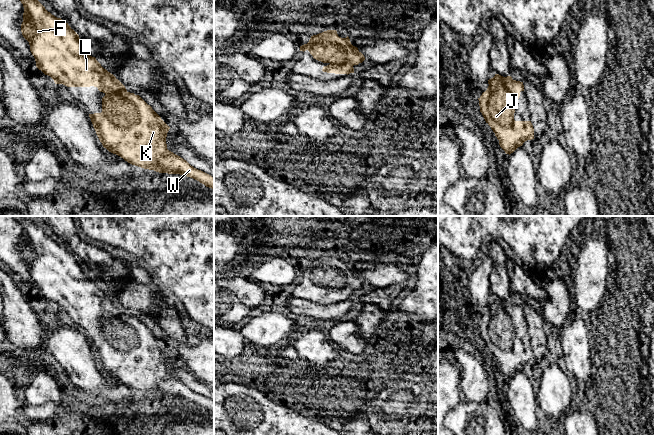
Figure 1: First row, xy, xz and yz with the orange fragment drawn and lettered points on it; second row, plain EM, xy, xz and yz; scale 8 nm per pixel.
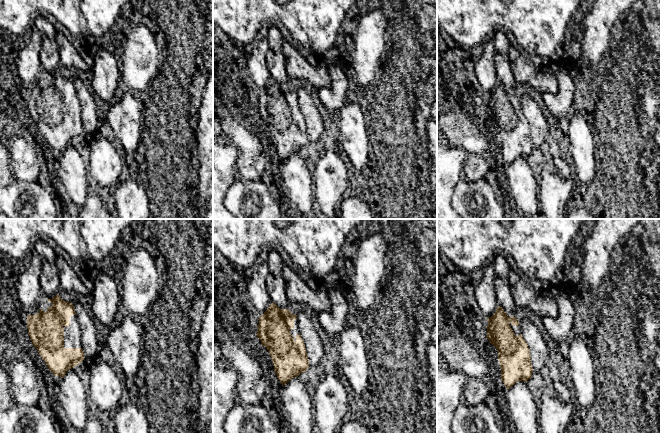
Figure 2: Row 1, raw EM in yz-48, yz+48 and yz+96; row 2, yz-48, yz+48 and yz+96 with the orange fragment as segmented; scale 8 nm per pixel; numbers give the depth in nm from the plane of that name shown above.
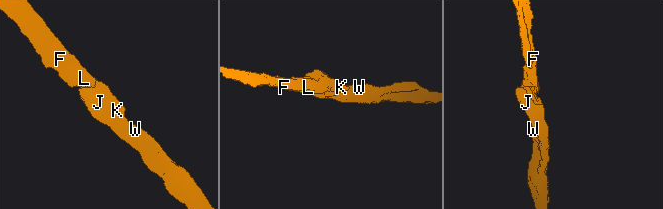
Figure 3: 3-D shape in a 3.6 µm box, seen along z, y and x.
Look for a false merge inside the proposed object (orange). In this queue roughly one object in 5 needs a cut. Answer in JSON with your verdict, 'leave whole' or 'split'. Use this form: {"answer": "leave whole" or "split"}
{"answer": "leave whole"}

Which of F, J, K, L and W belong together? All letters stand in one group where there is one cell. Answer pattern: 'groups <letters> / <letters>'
groups F J K L W

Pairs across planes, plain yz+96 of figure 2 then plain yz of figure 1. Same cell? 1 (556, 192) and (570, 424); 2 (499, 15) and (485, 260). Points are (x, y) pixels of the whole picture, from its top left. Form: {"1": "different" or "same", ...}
{"1": "different", "2": "different"}

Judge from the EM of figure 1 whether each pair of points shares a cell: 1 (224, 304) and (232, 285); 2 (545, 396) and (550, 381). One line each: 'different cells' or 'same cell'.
1: different cells
2: same cell

